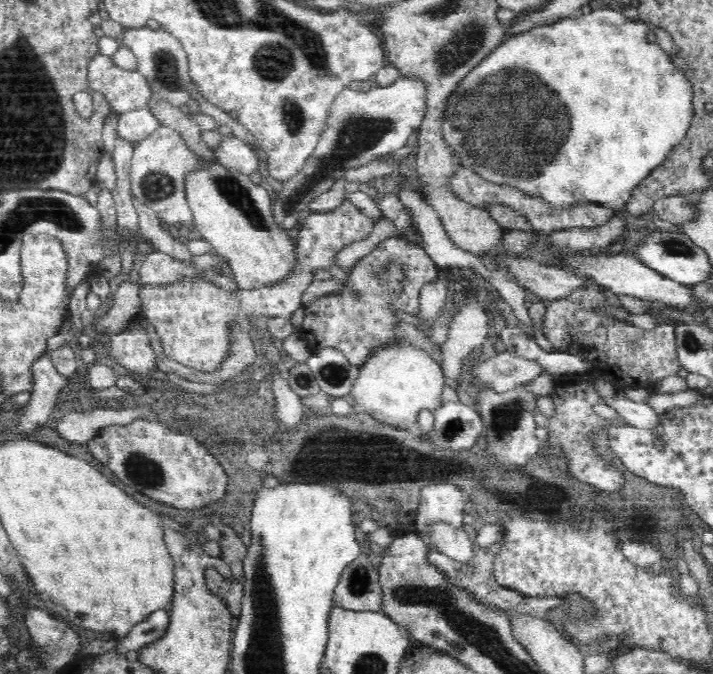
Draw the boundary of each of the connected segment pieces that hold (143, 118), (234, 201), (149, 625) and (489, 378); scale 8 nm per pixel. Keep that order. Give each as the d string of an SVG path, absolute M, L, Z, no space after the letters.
M140 108L120 114L117 135L129 142L136 143L146 139L154 130L160 128L160 120L156 119L146 108Z
M216 158L203 160L211 160L211 164L205 172L189 176L186 191L196 231L210 243L215 254L227 260L229 273L242 290L288 282L301 270L300 261L290 234L274 220L268 191L250 181L249 176L226 169Z
M156 610L146 621L136 624L116 646L116 655L126 655L130 651L139 651L144 646L162 639L171 624L168 610Z
M508 351L495 353L493 357L469 364L471 376L488 384L488 388L501 393L513 389L515 385L530 383L546 369L534 360L518 358Z

